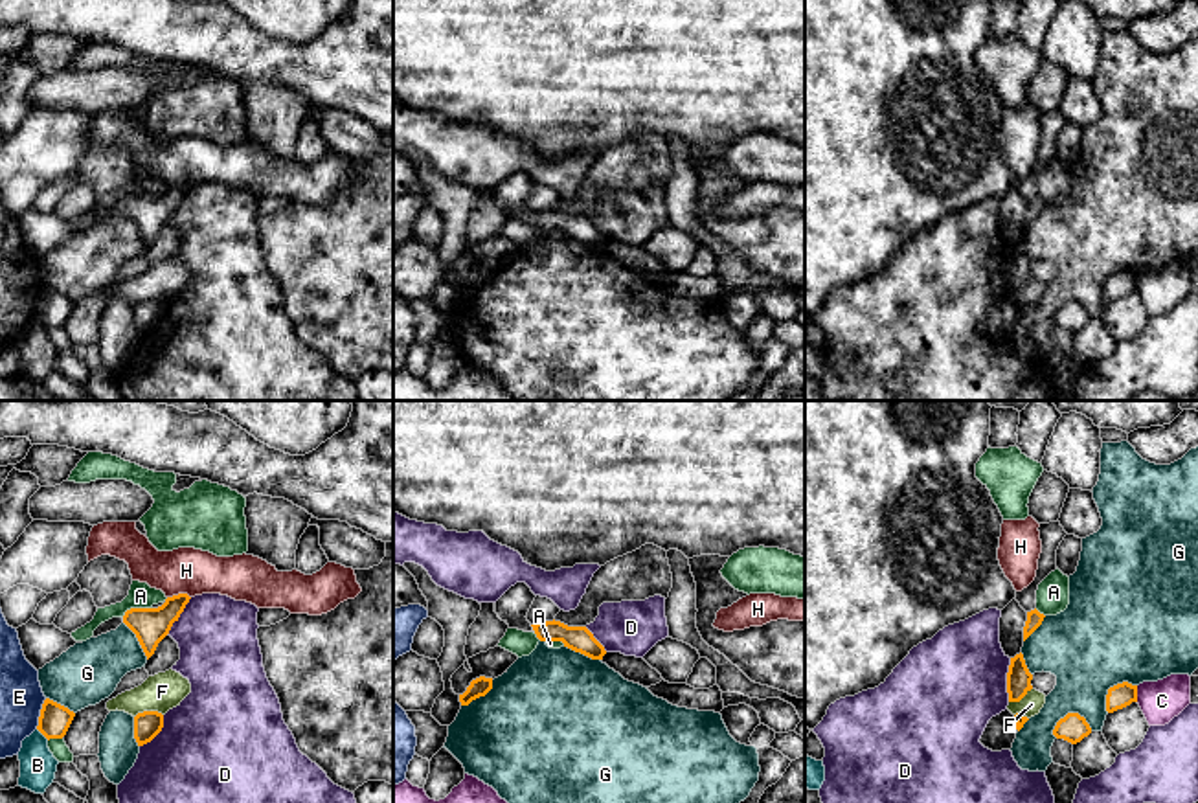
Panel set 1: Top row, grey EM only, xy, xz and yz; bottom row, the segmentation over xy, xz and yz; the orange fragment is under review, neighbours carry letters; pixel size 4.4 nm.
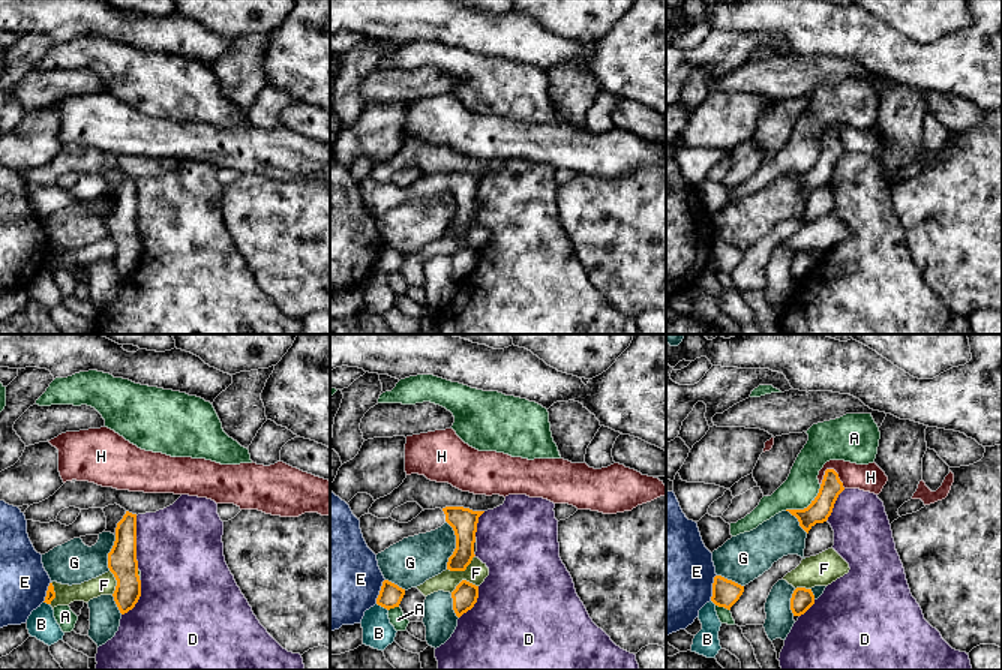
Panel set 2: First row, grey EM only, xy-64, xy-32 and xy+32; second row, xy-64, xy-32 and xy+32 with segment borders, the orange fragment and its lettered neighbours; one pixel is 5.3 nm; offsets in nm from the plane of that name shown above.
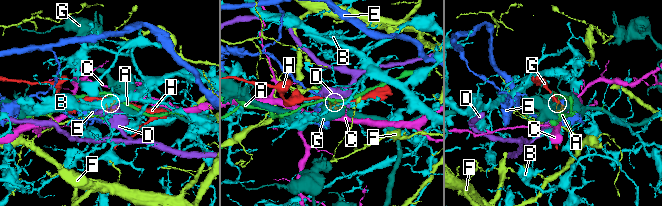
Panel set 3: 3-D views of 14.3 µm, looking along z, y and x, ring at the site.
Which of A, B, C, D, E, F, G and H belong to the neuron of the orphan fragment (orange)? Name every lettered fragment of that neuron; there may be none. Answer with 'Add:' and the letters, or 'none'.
Add: none

